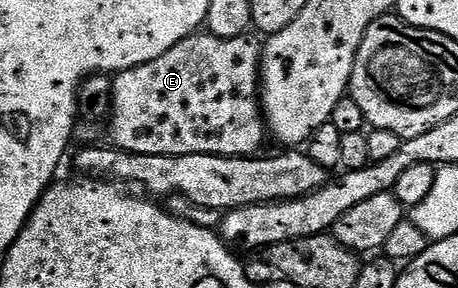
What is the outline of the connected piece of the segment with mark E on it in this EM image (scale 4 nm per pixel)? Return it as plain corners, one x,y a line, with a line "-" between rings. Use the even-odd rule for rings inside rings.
195,34
184,38
168,54
160,54
160,58
152,58
152,62
144,62
144,66
129,68
113,77
114,93
108,125
110,124
109,143
124,152
136,154
164,154
165,156
183,156
184,154
216,154
217,156
257,156
263,151
262,143
268,140
268,125
264,119
260,103
260,69
262,67
263,45
250,40
249,35
236,38
216,38
209,34

